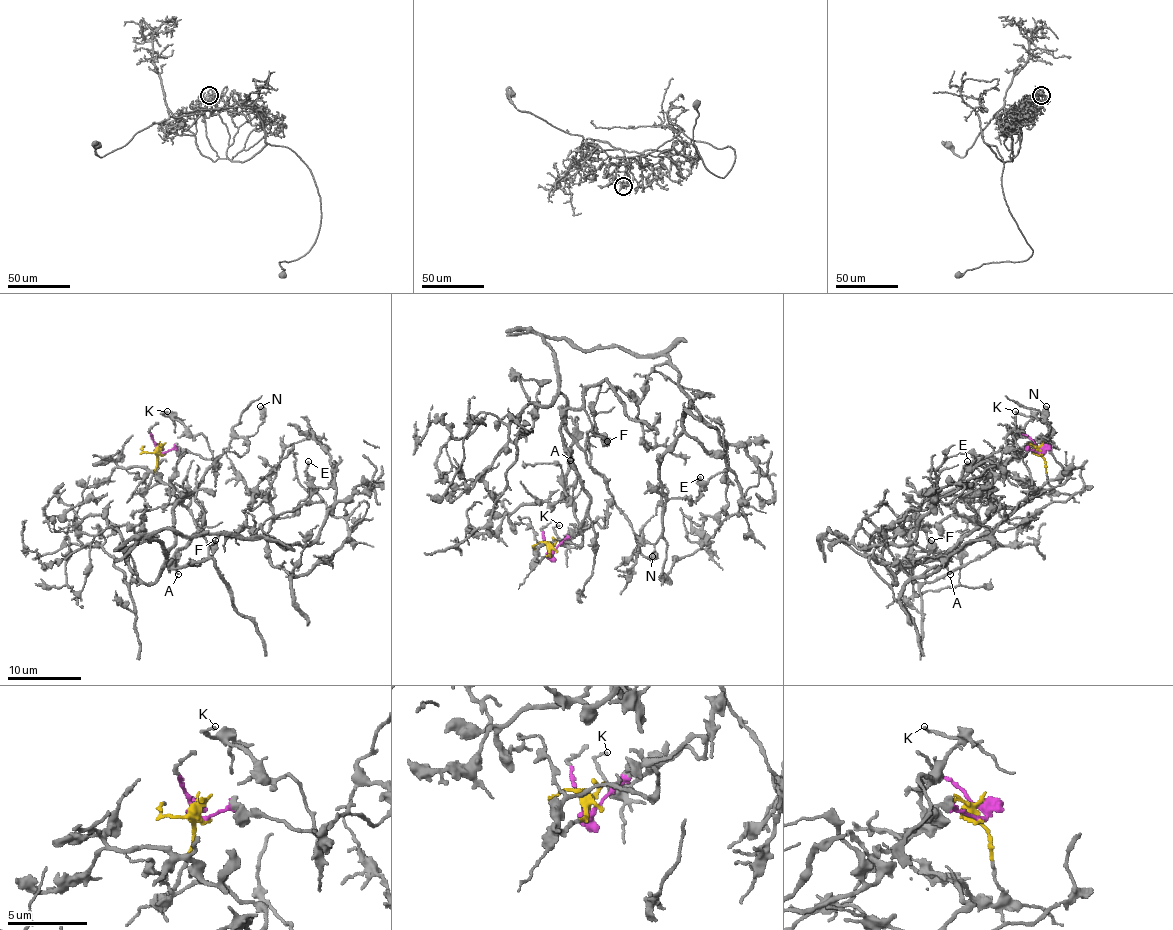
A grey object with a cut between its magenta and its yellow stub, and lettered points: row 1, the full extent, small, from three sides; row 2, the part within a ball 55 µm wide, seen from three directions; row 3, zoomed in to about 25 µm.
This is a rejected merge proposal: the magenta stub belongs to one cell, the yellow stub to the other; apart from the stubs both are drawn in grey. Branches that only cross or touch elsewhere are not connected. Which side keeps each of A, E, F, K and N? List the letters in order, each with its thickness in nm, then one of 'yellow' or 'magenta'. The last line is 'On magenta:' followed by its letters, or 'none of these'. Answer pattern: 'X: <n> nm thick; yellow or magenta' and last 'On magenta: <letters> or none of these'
A: 140 nm thick; yellow
E: 190 nm thick; magenta
F: 650 nm thick; yellow
K: 160 nm thick; magenta
N: 550 nm thick; magenta
On magenta: E, K, N

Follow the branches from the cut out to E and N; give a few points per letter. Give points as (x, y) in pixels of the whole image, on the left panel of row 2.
E: (159, 448), (219, 457), (173, 507), (166, 556), (151, 538), (166, 529), (309, 545), (336, 492), (309, 461)
N: (159, 448), (188, 450), (215, 465), (221, 455), (241, 455), (263, 421), (259, 406)

